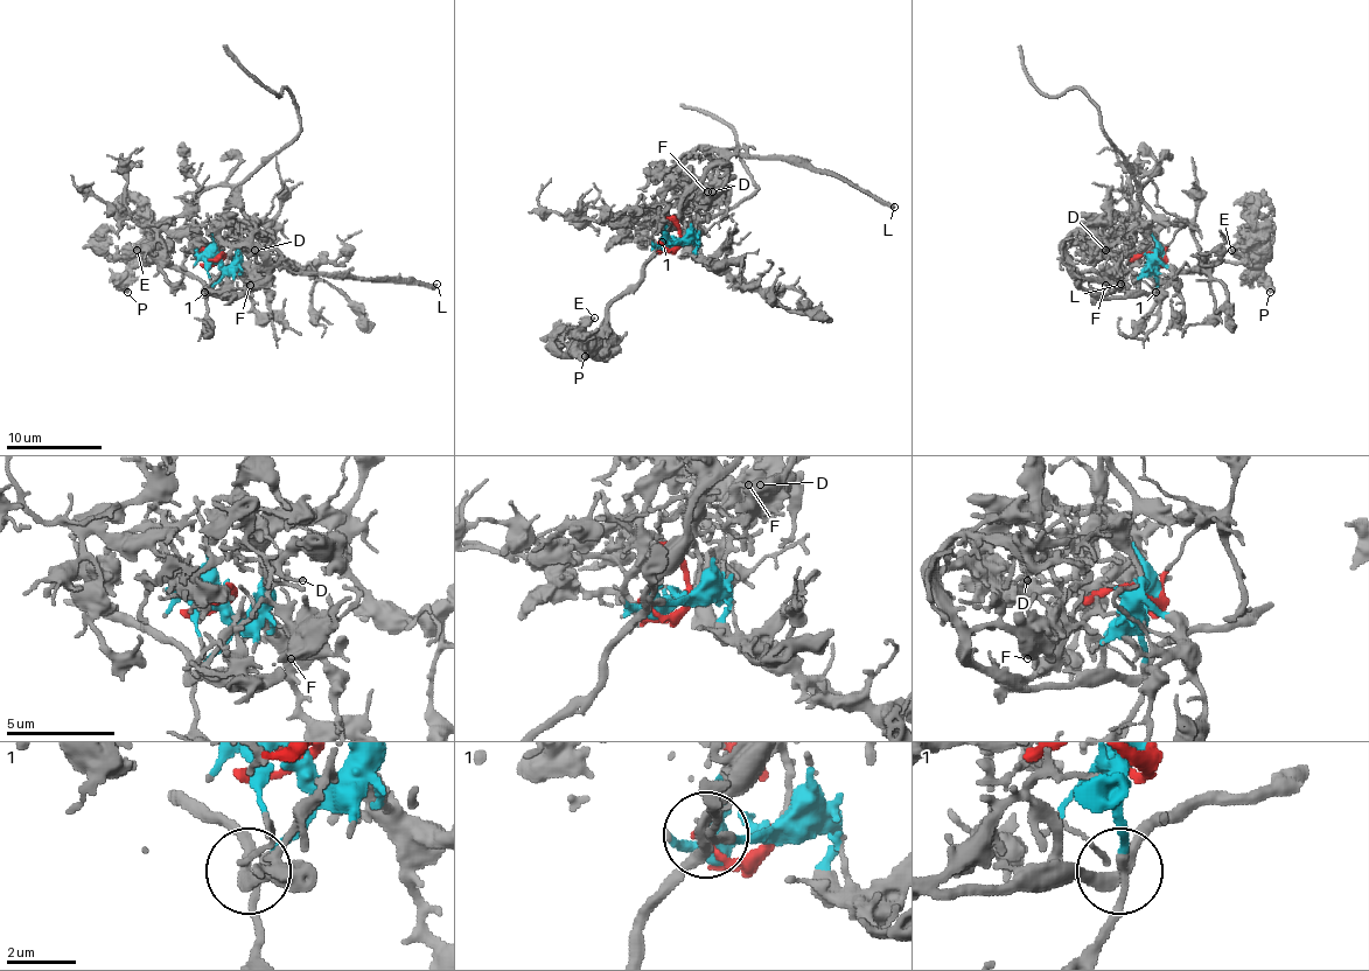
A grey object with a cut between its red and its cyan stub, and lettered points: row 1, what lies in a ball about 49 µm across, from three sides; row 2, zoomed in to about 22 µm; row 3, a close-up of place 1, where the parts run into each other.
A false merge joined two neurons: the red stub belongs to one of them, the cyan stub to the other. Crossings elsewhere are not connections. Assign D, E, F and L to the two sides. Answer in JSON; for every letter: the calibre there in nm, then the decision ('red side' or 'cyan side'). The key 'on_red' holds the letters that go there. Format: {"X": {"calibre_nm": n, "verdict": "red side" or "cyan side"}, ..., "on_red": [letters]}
{"D": {"calibre_nm": 140, "verdict": "red side"}, "E": {"calibre_nm": 400, "verdict": "red side"}, "F": {"calibre_nm": 440, "verdict": "red side"}, "L": {"calibre_nm": 320, "verdict": "red side"}, "on_red": ["D", "E", "F", "L"]}

